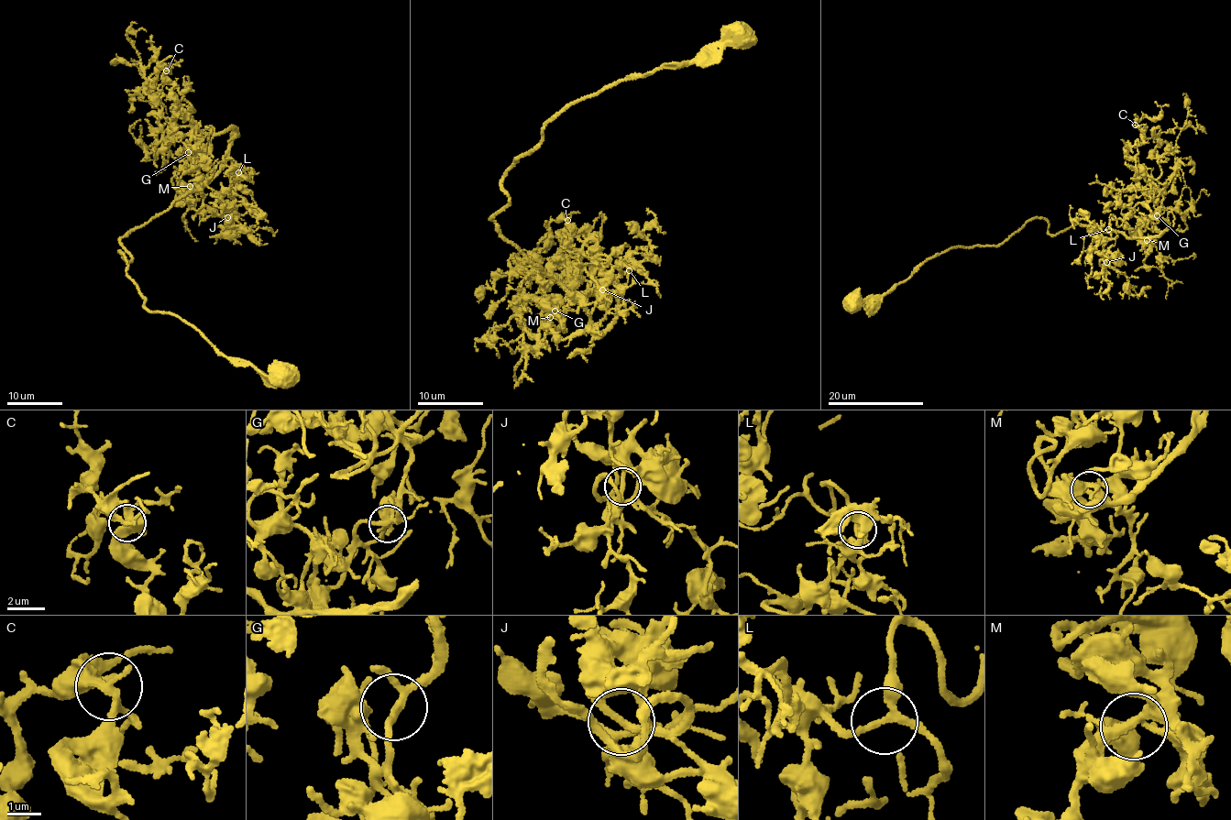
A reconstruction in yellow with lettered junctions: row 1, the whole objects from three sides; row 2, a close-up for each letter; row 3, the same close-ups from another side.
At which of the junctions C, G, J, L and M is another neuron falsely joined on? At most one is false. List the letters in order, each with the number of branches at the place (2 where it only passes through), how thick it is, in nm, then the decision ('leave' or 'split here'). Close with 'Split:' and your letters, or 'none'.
C: branches 3; calibre 240 nm; leave
G: branches 3; calibre 180 nm; leave
J: branches 3; calibre 170 nm; leave
L: branches 3; calibre 200 nm; leave
M: branches 3; calibre 220 nm; leave
Split: none

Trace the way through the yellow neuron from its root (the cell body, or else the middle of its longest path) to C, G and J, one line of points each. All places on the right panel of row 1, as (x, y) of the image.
C: (852, 299), (1033, 219), (1050, 234), (1132, 237), (1132, 208), (1153, 194), (1135, 125)
G: (852, 299), (1033, 219), (1050, 234), (1078, 224), (1130, 238), (1132, 208), (1160, 194), (1157, 215)
J: (852, 299), (1033, 219), (1130, 238), (1150, 197), (1108, 206), (1123, 222), (1106, 262)

